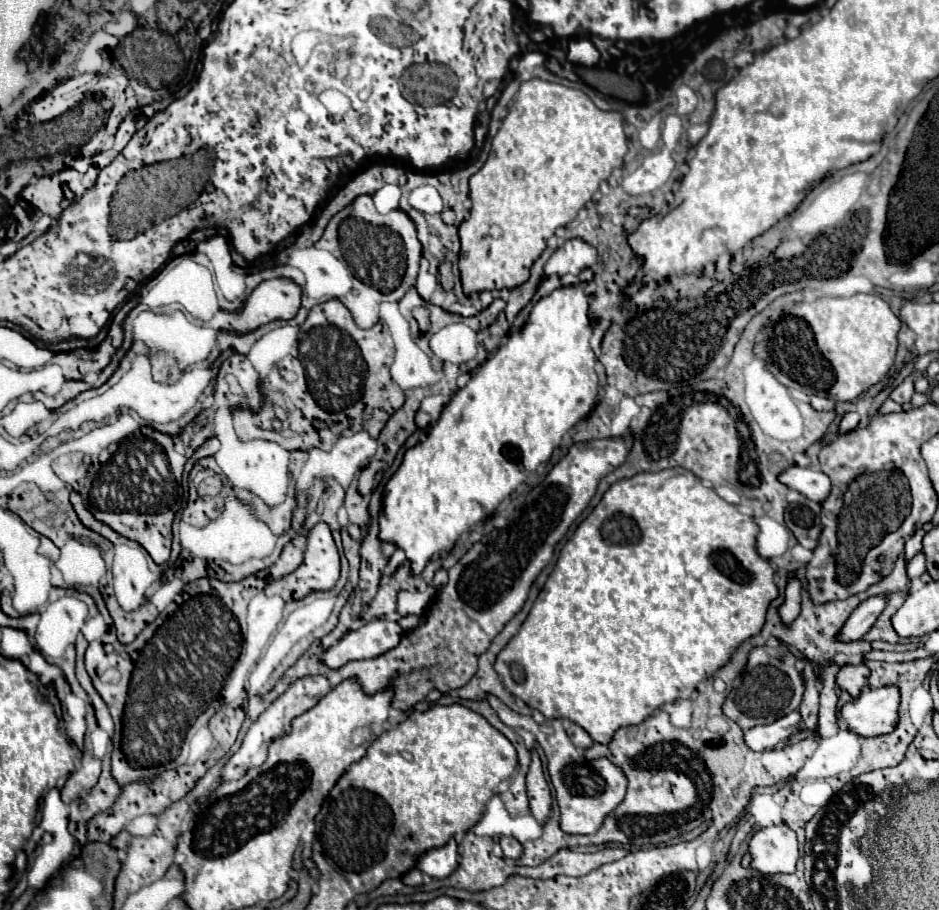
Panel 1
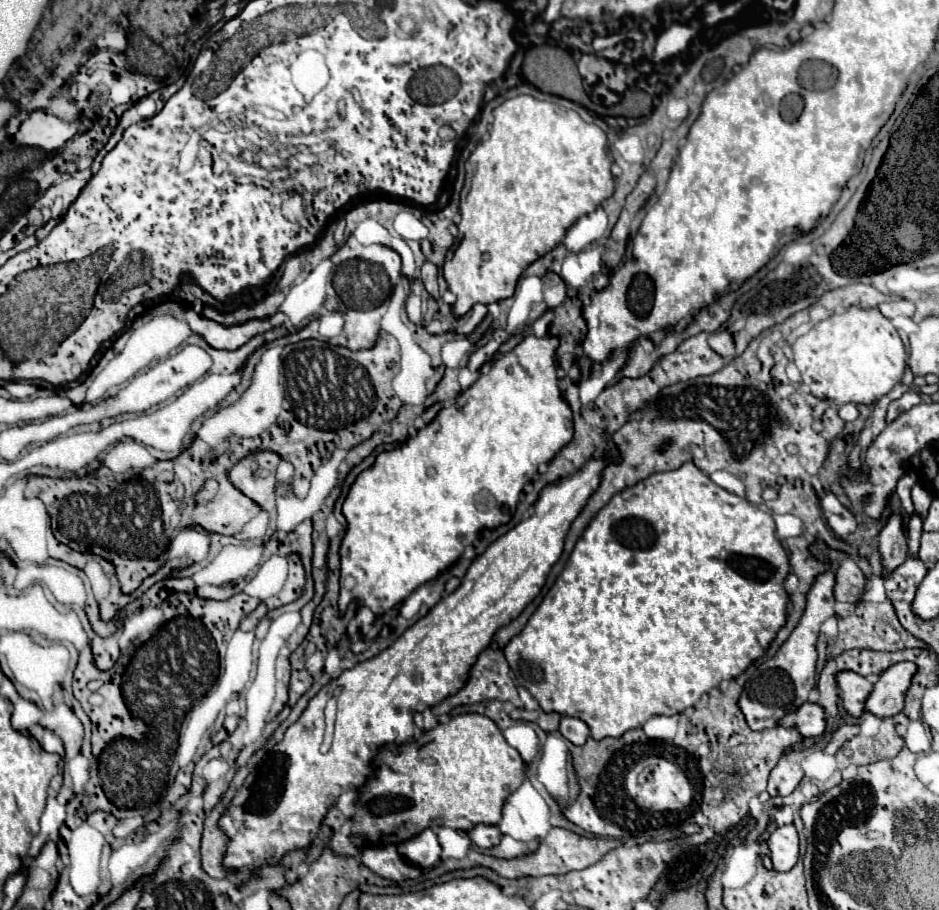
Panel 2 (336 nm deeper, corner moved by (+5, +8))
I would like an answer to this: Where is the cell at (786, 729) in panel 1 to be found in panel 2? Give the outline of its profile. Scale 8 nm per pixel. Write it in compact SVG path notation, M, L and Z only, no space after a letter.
M803 703L797 711L785 715L779 725L795 727L803 737L821 737L825 731L825 713L815 703Z

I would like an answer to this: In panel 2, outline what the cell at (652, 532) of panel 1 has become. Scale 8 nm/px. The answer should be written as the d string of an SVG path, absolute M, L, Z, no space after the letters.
M691 461L683 463L679 469L663 471L627 487L613 495L613 499L595 515L587 525L563 573L557 577L555 585L547 591L537 611L527 621L525 629L515 635L505 647L505 659L511 667L511 677L525 687L541 705L543 711L561 713L585 721L591 729L593 739L621 737L629 729L643 727L653 715L675 715L687 707L693 707L703 693L717 687L721 679L733 679L743 673L749 663L765 653L775 633L785 625L787 615L787 591L783 587L791 565L787 551L775 537L775 521L767 511L761 511L745 497L737 497L719 485L715 485L703 471L699 471Z

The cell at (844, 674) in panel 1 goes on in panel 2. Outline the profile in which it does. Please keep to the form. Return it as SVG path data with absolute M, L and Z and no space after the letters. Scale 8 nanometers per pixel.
M839 671L837 673L837 685L841 689L841 701L847 713L853 717L859 717L865 709L865 699L871 693L873 685L855 671Z

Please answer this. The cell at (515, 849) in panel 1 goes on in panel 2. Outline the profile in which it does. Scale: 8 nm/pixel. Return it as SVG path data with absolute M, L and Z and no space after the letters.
M477 825L475 829L469 831L469 837L477 847L487 849L487 847L495 847L503 835L497 825Z

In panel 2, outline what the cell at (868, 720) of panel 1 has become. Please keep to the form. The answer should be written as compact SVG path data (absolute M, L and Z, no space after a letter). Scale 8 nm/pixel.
M901 661L885 669L879 675L879 681L873 685L873 691L865 701L865 709L881 719L901 713L905 691L915 671L917 665L911 661Z

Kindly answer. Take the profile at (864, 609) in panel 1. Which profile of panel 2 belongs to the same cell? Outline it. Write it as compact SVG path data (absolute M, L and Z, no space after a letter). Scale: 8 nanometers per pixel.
M891 515L879 535L879 553L885 573L893 573L907 559L907 537L901 525L901 515Z

